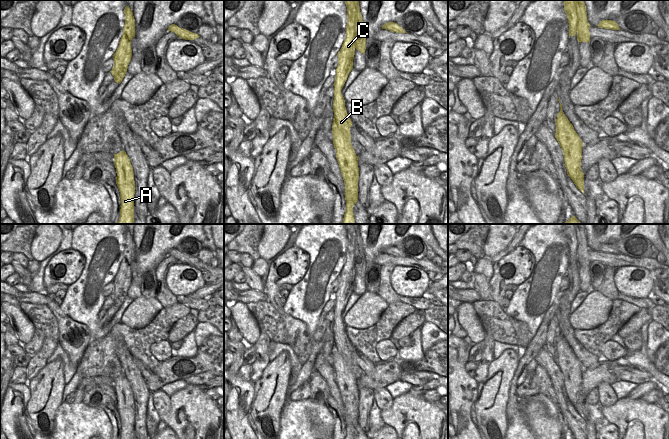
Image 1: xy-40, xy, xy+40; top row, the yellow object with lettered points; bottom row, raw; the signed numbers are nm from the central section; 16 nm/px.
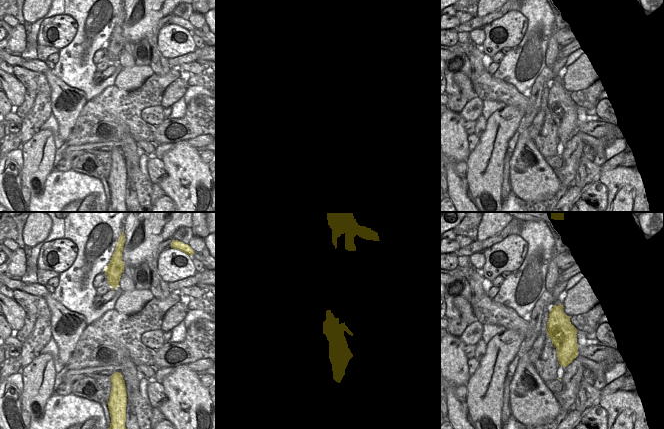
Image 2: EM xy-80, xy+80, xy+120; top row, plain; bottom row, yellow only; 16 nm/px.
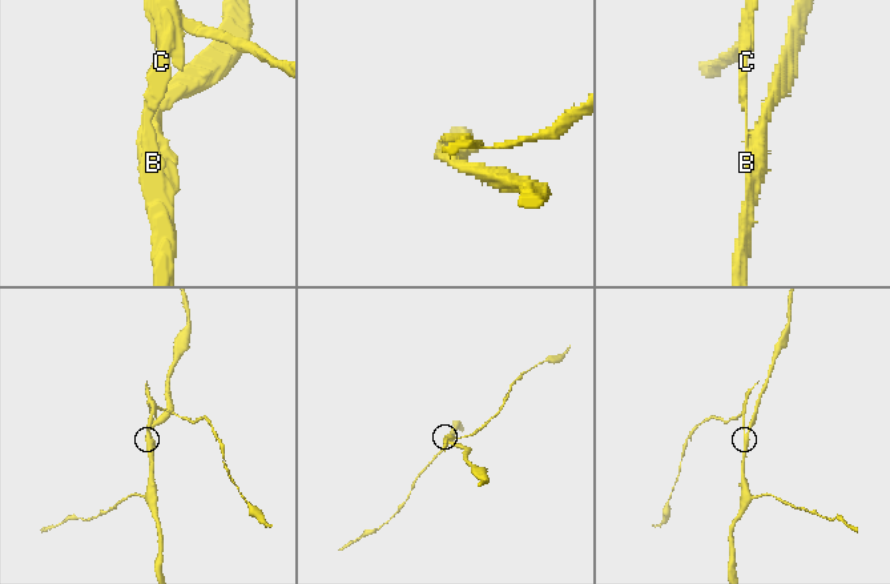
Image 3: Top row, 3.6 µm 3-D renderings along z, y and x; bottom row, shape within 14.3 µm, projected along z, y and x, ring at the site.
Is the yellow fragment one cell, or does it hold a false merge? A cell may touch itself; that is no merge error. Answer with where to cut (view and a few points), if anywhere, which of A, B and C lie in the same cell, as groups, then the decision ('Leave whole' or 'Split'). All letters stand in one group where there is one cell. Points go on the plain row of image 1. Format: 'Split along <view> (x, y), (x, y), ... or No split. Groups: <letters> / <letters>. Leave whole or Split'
Split along xy (334, 312), (340, 315). Groups: A B / C. Split.

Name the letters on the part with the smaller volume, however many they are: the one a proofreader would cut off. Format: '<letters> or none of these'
C.

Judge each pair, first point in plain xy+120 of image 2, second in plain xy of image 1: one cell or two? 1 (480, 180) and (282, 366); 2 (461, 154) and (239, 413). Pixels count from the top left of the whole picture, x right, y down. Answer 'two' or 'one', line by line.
1: one
2: one

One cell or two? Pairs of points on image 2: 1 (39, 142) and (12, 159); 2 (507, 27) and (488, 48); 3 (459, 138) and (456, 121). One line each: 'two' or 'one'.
1: two
2: one
3: one

